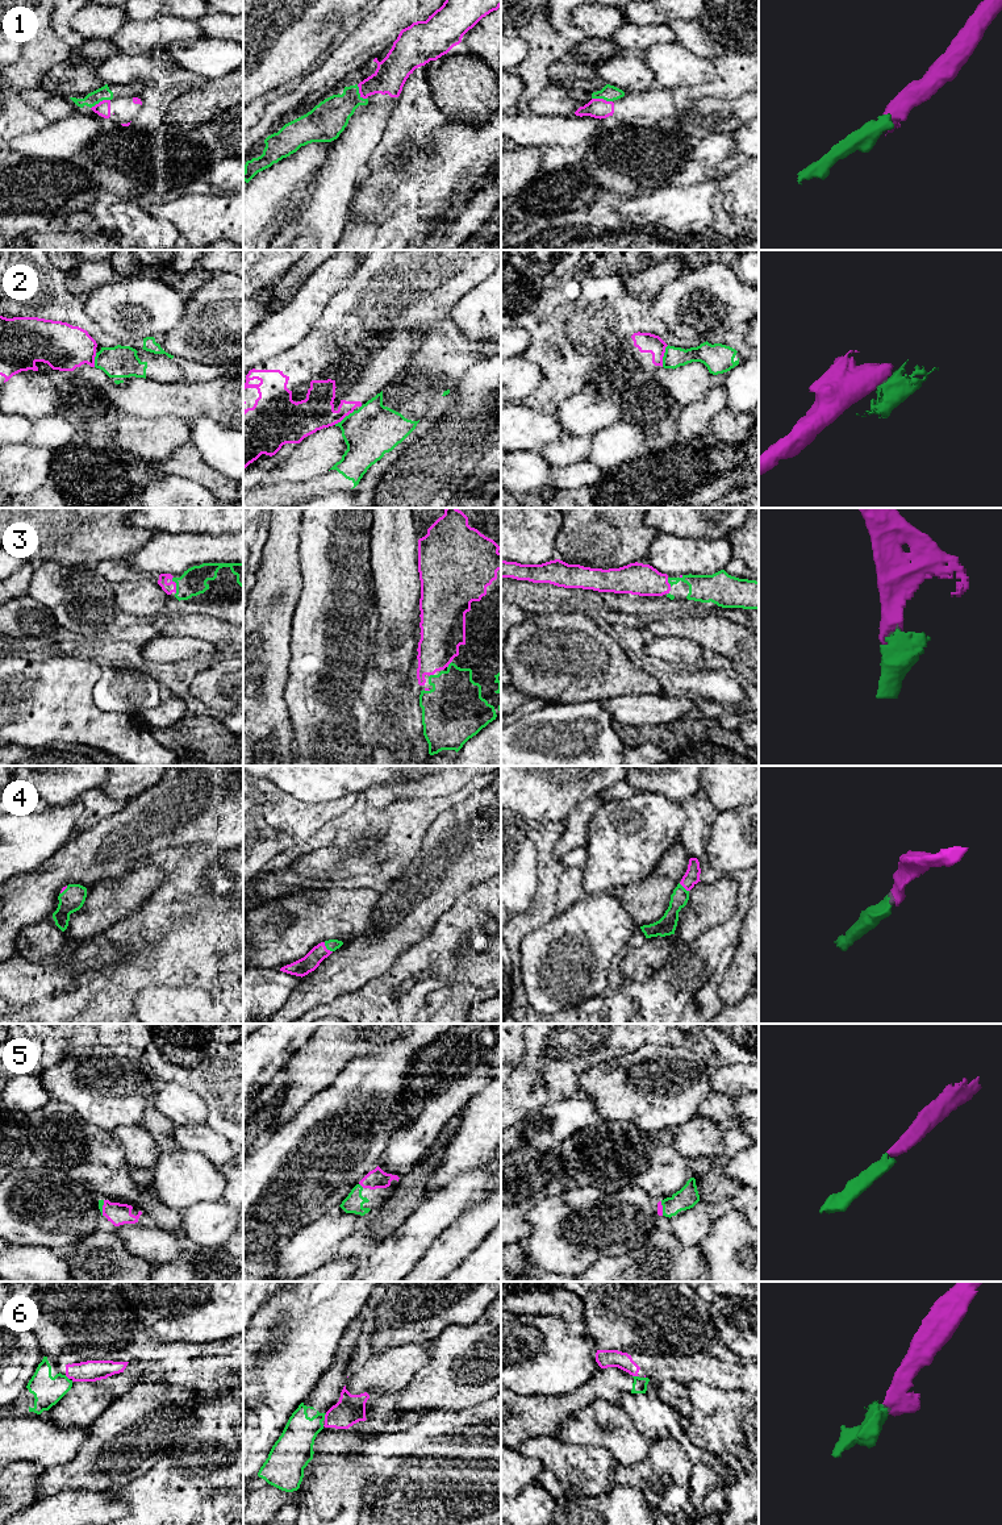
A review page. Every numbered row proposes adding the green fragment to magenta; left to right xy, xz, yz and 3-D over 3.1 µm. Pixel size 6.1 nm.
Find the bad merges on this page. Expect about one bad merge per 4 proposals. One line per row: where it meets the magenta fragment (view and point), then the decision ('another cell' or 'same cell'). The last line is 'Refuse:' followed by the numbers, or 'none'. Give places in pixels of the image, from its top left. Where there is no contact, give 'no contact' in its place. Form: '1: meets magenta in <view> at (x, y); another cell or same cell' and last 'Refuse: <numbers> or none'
1: meets magenta in yz at (602, 99); another cell
2: meets magenta in yz at (663, 355); another cell
3: meets magenta in xy at (175, 586); same cell
4: meets magenta in xz at (325, 948); same cell
5: meets magenta in xz at (362, 1186); same cell
6: meets magenta in xz at (325, 1416); another cell
Refuse: 1, 2, 6

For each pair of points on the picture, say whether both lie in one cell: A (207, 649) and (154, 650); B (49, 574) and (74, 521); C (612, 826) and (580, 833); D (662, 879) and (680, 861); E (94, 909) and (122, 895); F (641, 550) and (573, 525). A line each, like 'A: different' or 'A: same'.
A: same
B: different
C: different
D: same
E: same
F: same

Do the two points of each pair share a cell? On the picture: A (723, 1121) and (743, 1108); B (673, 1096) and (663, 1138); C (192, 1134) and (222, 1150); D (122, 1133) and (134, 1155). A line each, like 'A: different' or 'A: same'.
A: different
B: different
C: same
D: same

